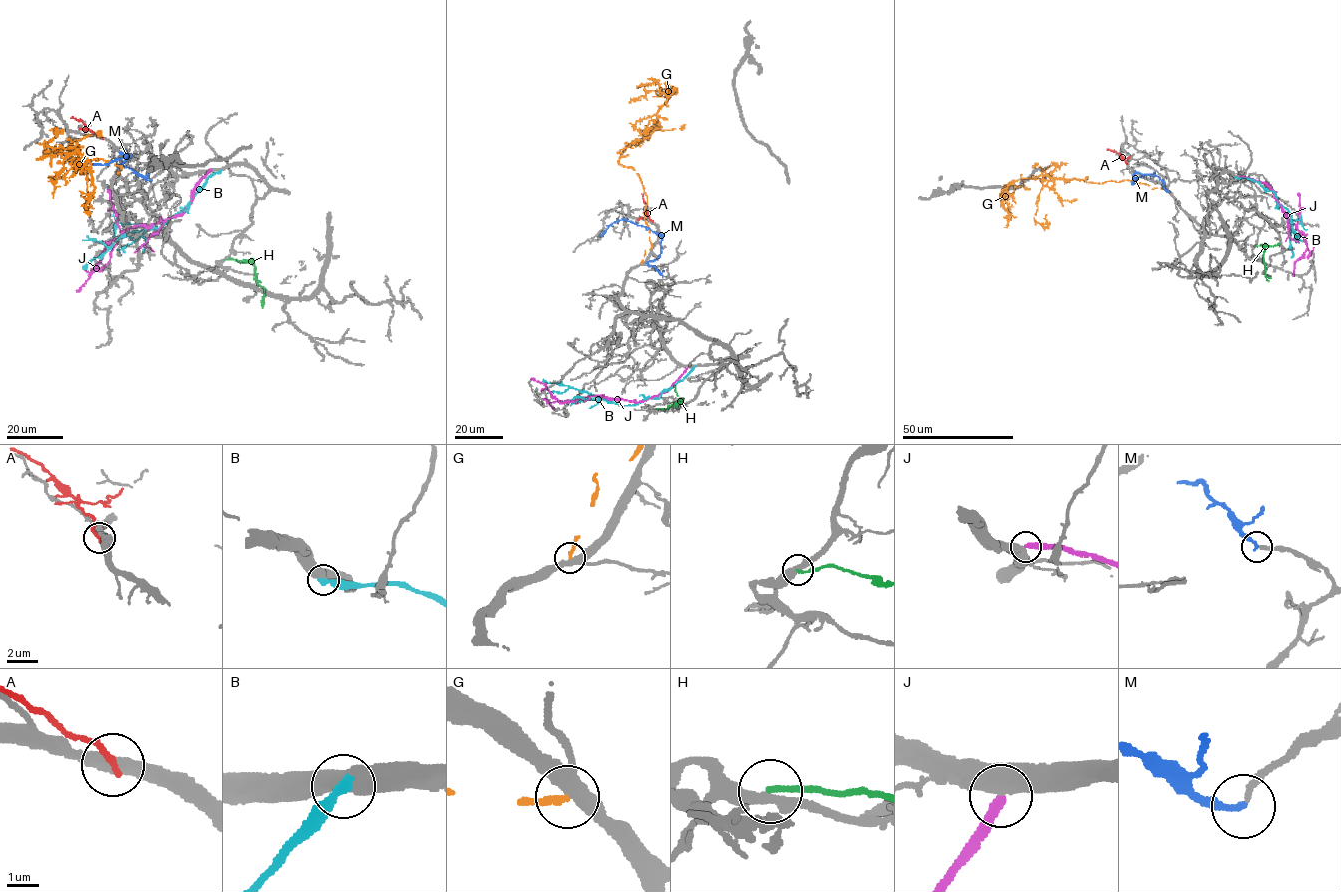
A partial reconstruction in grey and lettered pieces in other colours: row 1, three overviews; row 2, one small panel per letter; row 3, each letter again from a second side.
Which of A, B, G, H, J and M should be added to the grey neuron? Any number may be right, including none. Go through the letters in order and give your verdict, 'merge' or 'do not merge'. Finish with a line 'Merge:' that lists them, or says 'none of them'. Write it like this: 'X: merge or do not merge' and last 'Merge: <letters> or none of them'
A: do not merge
B: do not merge
G: do not merge
H: do not merge
J: do not merge
M: do not merge
Merge: none of them

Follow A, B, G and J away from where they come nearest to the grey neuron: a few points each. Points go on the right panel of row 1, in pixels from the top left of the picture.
A: (1127, 163), (1118, 153), (1107, 150)
B: (1235, 177), (1252, 179), (1272, 190), (1277, 202), (1290, 212), (1291, 257)
G: (1165, 188), (1126, 179), (1086, 183), (1087, 176), (1020, 178), (1004, 192), (1002, 205), (1009, 213), (1005, 227)
J: (1239, 176), (1262, 181), (1272, 190), (1286, 216), (1300, 232), (1306, 249), (1295, 262), (1293, 275)

